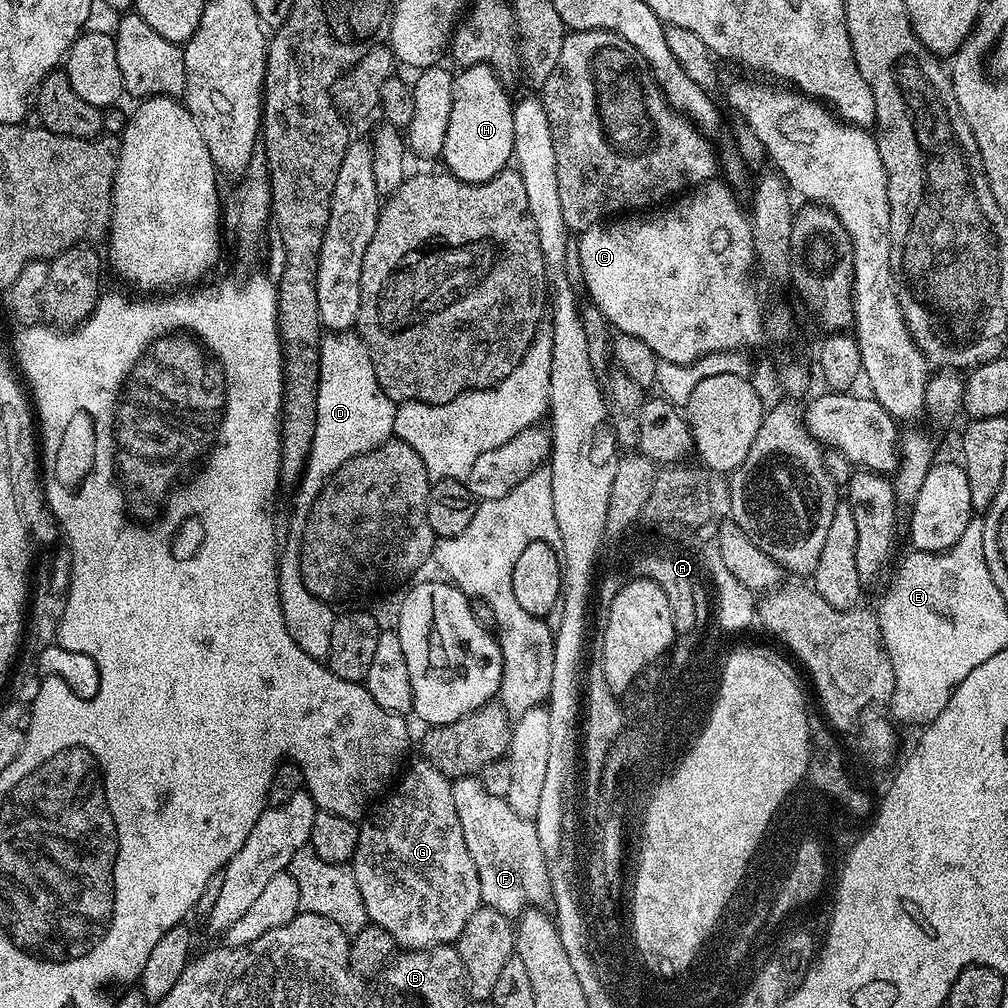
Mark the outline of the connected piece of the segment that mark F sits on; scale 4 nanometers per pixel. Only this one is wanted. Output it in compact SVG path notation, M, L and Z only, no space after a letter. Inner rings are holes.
M476 776L453 779L452 793L458 818L462 822L462 834L466 838L466 850L470 850L470 858L474 858L474 866L478 870L481 901L495 912L501 912L509 918L519 917L525 908L547 905L552 894L550 860L538 842L535 823L514 814L507 799L490 794Z

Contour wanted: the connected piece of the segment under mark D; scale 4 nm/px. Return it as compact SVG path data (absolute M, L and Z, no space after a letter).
M355 331L328 332L321 335L314 438L304 471L300 473L295 485L296 497L292 504L296 509L292 512L292 529L288 532L288 541L285 544L283 541L276 566L278 594L282 602L282 618L286 618L286 630L290 630L290 638L294 638L294 642L298 642L298 646L310 658L321 662L328 659L334 611L332 612L333 605L329 601L319 600L317 596L310 594L310 590L306 590L306 582L302 582L300 537L304 522L324 485L345 462L364 452L374 451L390 439L396 409L394 401L386 395L382 386L378 386L370 354Z

